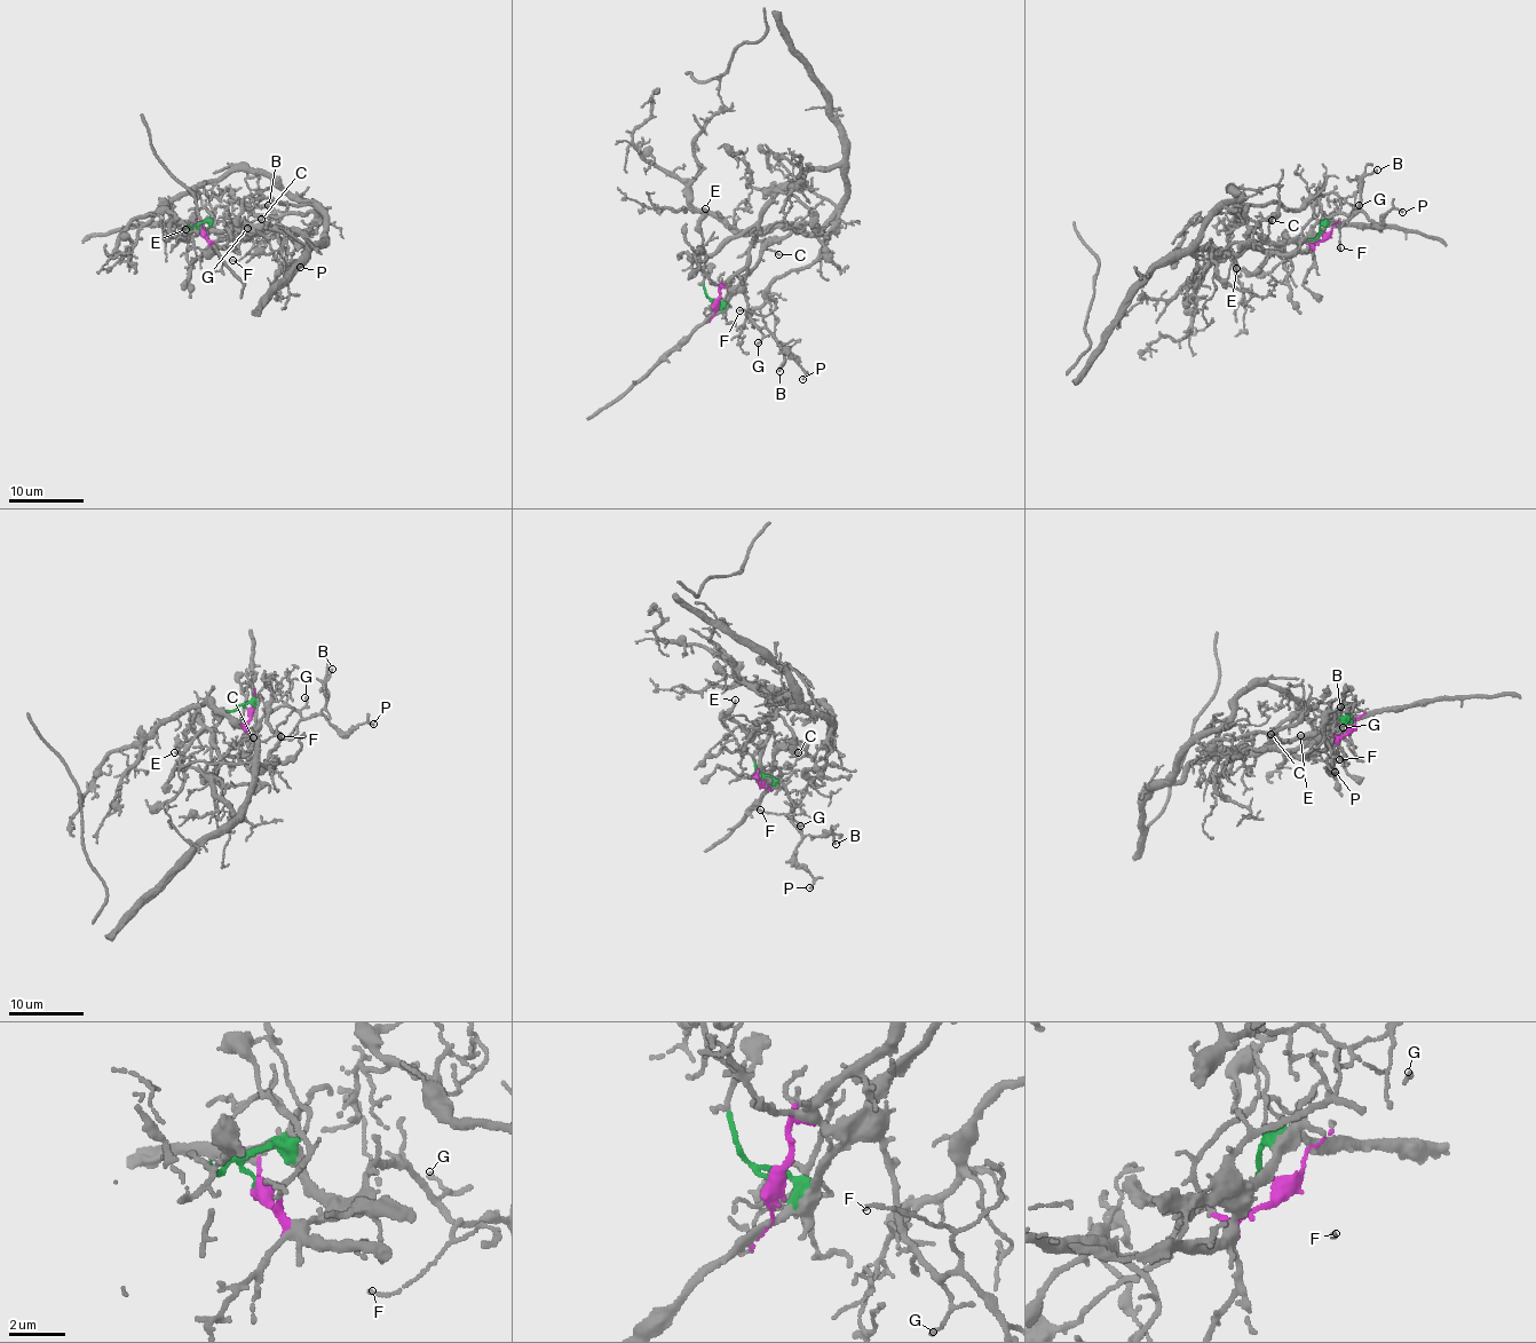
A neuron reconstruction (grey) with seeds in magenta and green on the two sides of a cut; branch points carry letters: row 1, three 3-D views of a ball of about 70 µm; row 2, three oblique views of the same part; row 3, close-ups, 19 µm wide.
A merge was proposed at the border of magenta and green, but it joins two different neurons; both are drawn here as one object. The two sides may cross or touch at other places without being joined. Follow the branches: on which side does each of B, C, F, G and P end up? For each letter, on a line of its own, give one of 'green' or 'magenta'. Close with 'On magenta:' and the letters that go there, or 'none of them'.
B: green
C: magenta
F: green
G: green
P: green
On magenta: C

